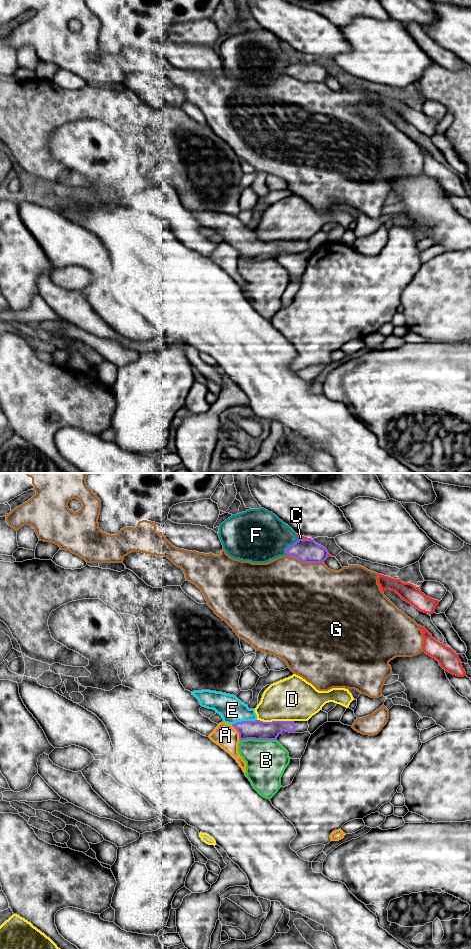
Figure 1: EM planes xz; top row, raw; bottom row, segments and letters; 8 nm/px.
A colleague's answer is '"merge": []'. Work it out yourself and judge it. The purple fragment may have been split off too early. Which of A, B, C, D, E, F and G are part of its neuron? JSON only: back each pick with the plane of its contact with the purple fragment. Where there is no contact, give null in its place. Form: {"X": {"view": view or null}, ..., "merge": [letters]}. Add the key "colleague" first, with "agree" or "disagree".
{"colleague": "disagree", "E": {"view": "xz"}, "merge": ["E"]}

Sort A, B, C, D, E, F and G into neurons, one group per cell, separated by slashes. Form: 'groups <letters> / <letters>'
groups A / B / C / D / E / F / G

